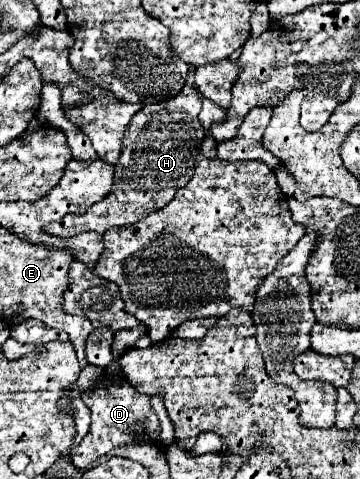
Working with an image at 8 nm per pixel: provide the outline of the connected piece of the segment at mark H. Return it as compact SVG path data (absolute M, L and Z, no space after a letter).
M186 85L182 93L172 99L144 105L132 117L124 133L122 155L116 163L112 193L100 203L94 203L84 215L68 215L56 223L48 223L44 233L64 239L84 231L106 233L112 227L134 225L142 217L166 207L174 199L176 191L184 187L194 175L196 159L204 139L204 129L198 121L200 109L202 97L190 85Z

